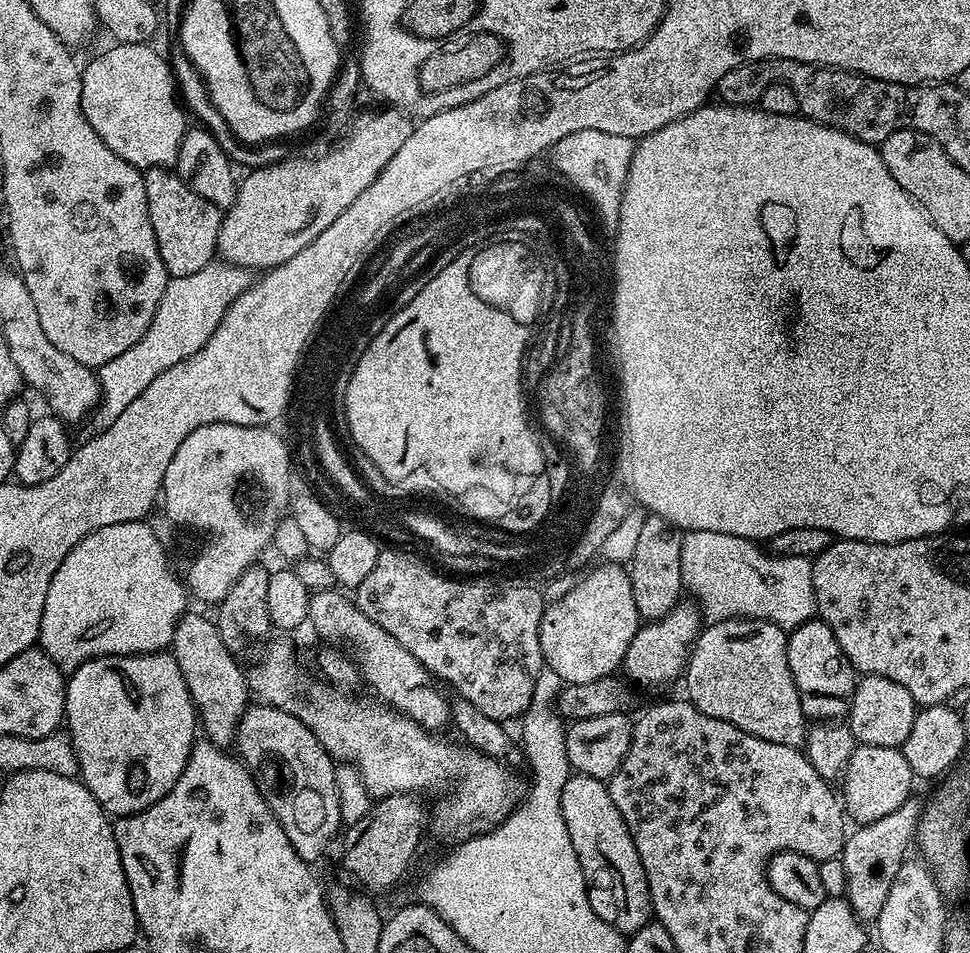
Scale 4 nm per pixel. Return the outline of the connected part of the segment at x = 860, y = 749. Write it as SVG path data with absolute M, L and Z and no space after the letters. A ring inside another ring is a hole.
M869 744L857 746L850 754L842 777L842 803L847 819L856 820L857 825L862 825L878 822L878 818L886 818L886 814L894 814L894 810L898 810L898 806L913 795L912 783L912 771L910 766L906 766L906 758L900 748Z

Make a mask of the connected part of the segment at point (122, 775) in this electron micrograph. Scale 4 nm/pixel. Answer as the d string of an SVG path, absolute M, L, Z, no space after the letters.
M167 651L141 652L139 656L95 656L93 660L85 660L82 666L78 666L67 677L64 690L64 715L66 731L72 737L72 745L78 754L79 779L112 818L134 816L137 812L144 812L150 806L154 806L154 802L161 800L178 782L182 770L186 770L186 762L192 753L192 745L198 740L196 703L192 701L192 695L186 686L186 678L182 670L178 670L178 662Z

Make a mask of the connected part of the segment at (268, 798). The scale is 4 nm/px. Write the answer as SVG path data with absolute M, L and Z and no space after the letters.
M263 702L253 703L244 712L236 731L235 745L239 748L239 759L245 768L252 773L258 790L264 796L264 801L272 807L272 812L278 818L282 830L286 830L286 838L290 838L290 846L300 857L309 862L320 860L328 852L332 839L341 831L342 823L339 812L338 787L335 786L335 770L337 765L328 753L314 738L297 716L291 716L282 708L274 708Z

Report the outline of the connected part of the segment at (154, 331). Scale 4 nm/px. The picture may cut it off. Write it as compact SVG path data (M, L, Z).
M213 262L194 274L169 279L162 302L158 302L158 310L154 310L154 318L146 334L142 334L142 338L138 338L138 342L134 342L126 354L110 358L110 362L98 369L100 402L94 409L94 417L101 429L109 428L114 418L118 418L118 414L122 414L122 410L126 410L126 406L130 406L130 402L134 402L134 398L138 398L138 394L142 394L142 390L146 390L154 378L158 378L158 374L170 370L170 366L178 366L178 362L189 360L198 354L198 350L202 350L202 346L206 346L226 310L237 296L248 289L248 276L250 272L247 268Z

